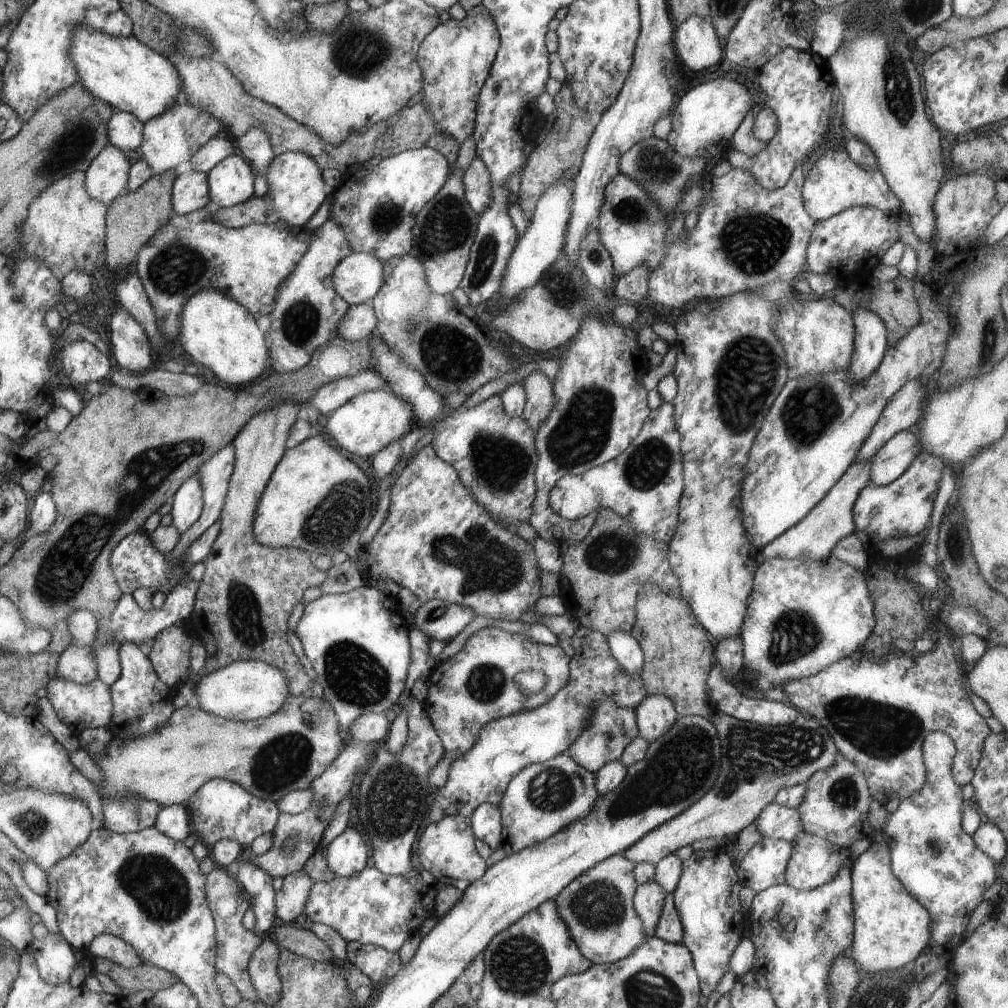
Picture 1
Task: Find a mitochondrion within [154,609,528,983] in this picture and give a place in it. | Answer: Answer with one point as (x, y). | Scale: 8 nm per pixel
(395, 796)

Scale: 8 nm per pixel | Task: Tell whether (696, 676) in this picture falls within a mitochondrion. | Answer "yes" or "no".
no

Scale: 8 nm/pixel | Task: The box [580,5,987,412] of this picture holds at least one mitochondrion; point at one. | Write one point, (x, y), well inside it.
(754, 243)

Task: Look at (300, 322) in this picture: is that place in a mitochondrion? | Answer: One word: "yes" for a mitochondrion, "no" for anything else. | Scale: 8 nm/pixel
yes

